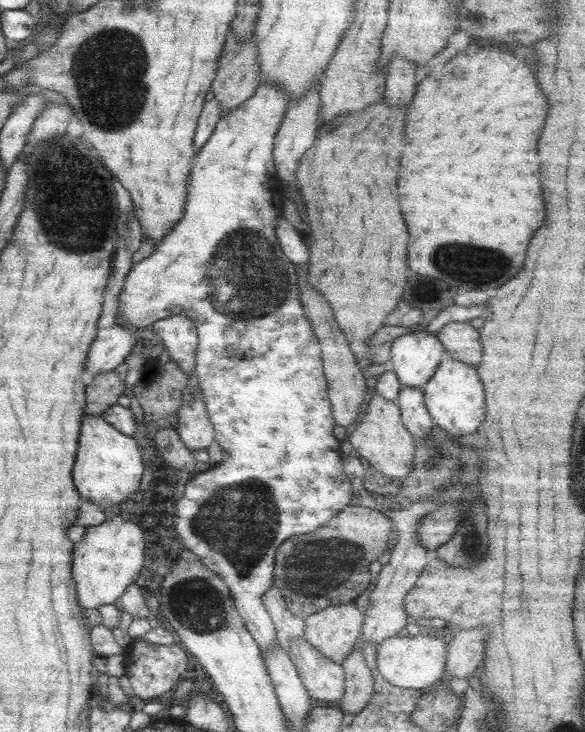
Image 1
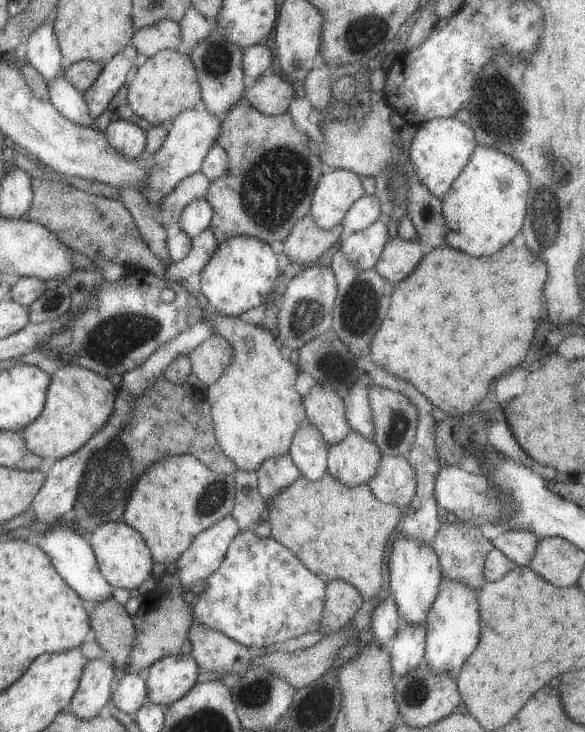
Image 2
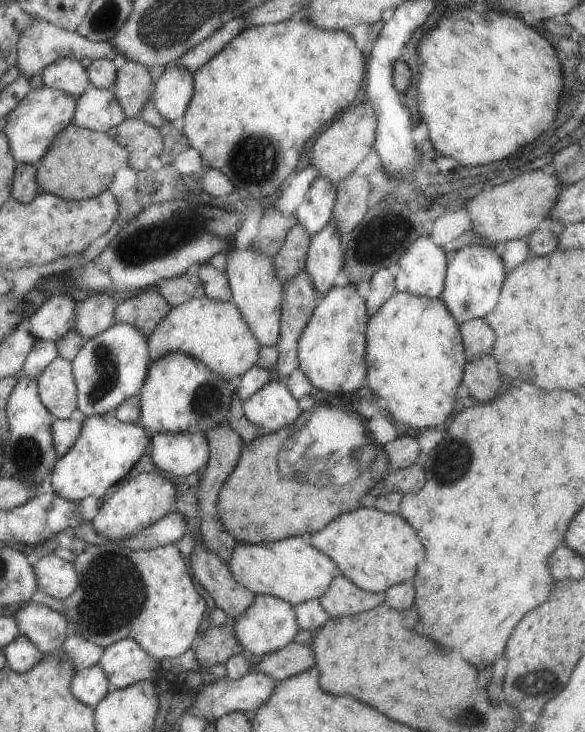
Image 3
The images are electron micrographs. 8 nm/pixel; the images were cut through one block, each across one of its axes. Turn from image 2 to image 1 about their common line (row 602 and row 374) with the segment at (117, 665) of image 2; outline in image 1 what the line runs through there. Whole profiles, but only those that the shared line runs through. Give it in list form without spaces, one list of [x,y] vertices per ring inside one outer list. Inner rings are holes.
[[[115,372],[91,376],[85,384],[85,416],[101,416],[107,408],[115,406],[119,396],[125,396],[123,380]]]

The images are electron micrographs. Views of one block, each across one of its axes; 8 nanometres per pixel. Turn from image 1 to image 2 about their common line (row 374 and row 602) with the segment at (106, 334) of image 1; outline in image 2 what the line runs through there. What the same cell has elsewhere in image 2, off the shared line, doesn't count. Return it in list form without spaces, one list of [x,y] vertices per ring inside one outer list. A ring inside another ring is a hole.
[[[57,522],[51,526],[51,530],[47,528],[45,530],[45,534],[39,538],[39,542],[37,542],[37,546],[49,556],[49,560],[51,560],[51,564],[55,566],[55,570],[57,570],[57,574],[67,582],[67,586],[71,586],[71,590],[75,590],[75,594],[83,600],[83,602],[87,602],[87,606],[93,606],[93,604],[97,604],[97,602],[103,602],[103,600],[107,600],[107,598],[111,598],[111,586],[105,582],[105,578],[101,576],[101,572],[99,572],[99,566],[97,566],[97,562],[95,562],[95,552],[93,552],[93,548],[91,548],[91,544],[83,538],[83,536],[79,536],[79,534],[75,534],[75,530],[73,530],[75,526],[59,526]]]

